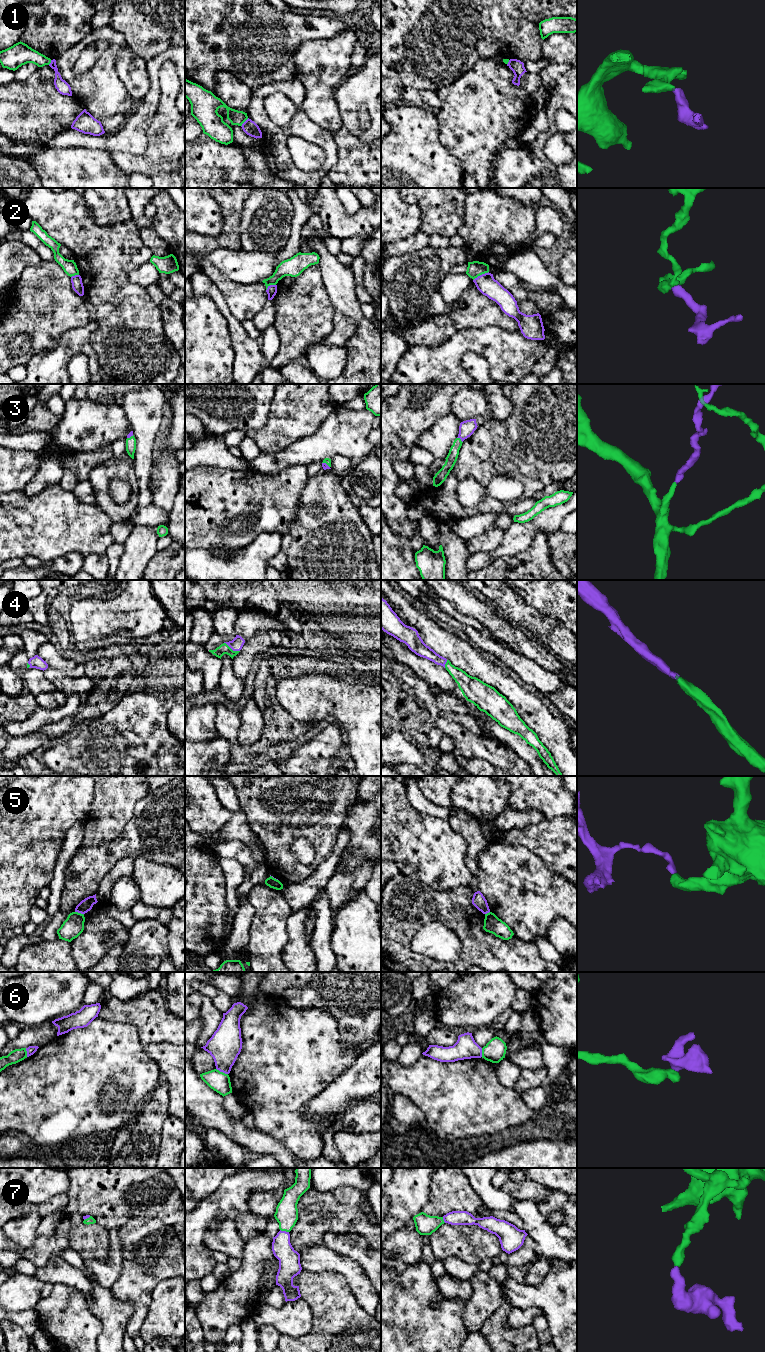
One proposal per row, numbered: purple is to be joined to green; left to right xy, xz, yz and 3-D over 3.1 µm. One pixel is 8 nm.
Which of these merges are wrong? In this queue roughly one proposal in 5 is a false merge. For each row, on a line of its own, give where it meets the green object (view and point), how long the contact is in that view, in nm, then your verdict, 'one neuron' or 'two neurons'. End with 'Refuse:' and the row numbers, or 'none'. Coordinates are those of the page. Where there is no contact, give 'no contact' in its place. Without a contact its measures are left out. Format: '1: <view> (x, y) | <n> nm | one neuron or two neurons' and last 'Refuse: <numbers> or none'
1: xz (244, 121) | 90 nm | two neurons
2: yz (480, 274) | 150 nm | two neurons
3: yz (460, 439) | 60 nm | one neuron
4: xz (231, 649) | 150 nm | one neuron
5: xy (79, 913) | 80 nm | two neurons
6: xz (222, 1072) | 110 nm | two neurons
7: xz (284, 1230) | 80 nm | one neuron
Refuse: 1, 2, 5, 6

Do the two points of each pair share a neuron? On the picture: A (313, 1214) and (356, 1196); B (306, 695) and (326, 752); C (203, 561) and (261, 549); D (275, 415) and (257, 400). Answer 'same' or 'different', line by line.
A: same
B: different
C: same
D: different

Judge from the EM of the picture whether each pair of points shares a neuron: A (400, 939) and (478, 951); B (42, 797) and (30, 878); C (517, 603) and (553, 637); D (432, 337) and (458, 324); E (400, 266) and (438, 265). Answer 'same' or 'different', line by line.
A: same
B: same
C: same
D: same
E: same

